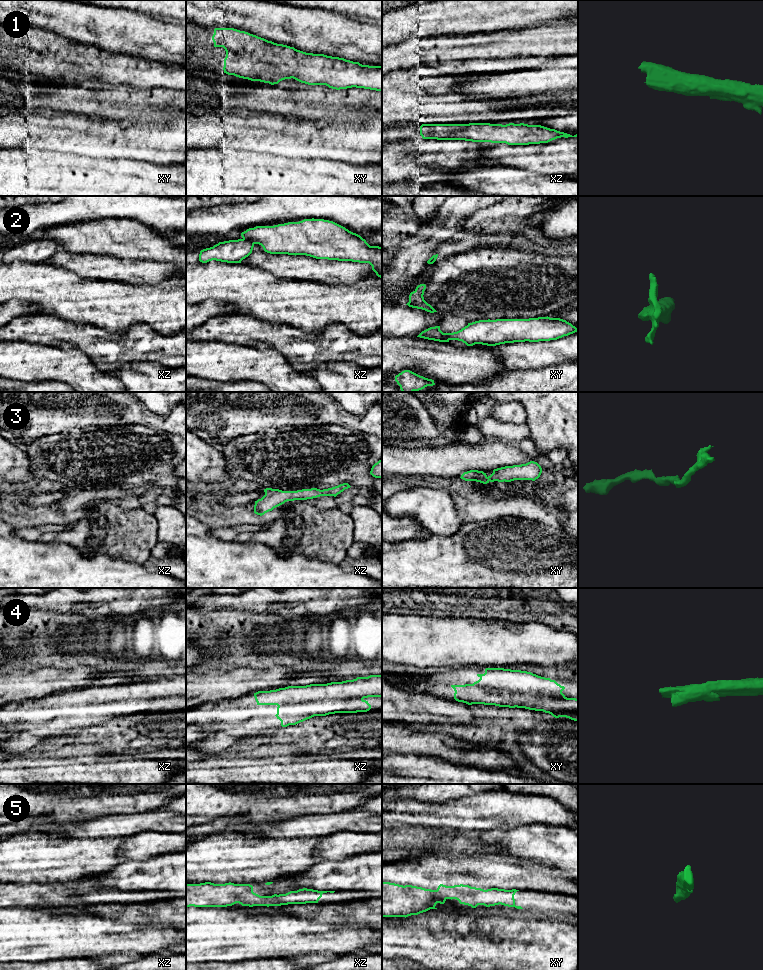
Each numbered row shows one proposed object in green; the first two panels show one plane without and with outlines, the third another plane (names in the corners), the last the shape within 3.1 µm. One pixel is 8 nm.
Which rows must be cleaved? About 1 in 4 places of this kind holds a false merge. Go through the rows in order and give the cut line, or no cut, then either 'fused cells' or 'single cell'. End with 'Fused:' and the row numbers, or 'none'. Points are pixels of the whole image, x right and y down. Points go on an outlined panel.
1: no cut; single cell
2: cut in xz along (243, 238), (249, 239), (254, 243); fused cells
3: no cut; single cell
4: no cut; single cell
5: no cut; single cell
Fused: 2

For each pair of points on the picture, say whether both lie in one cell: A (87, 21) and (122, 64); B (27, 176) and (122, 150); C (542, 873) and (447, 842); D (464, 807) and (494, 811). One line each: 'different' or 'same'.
A: different
B: different
C: different
D: same

